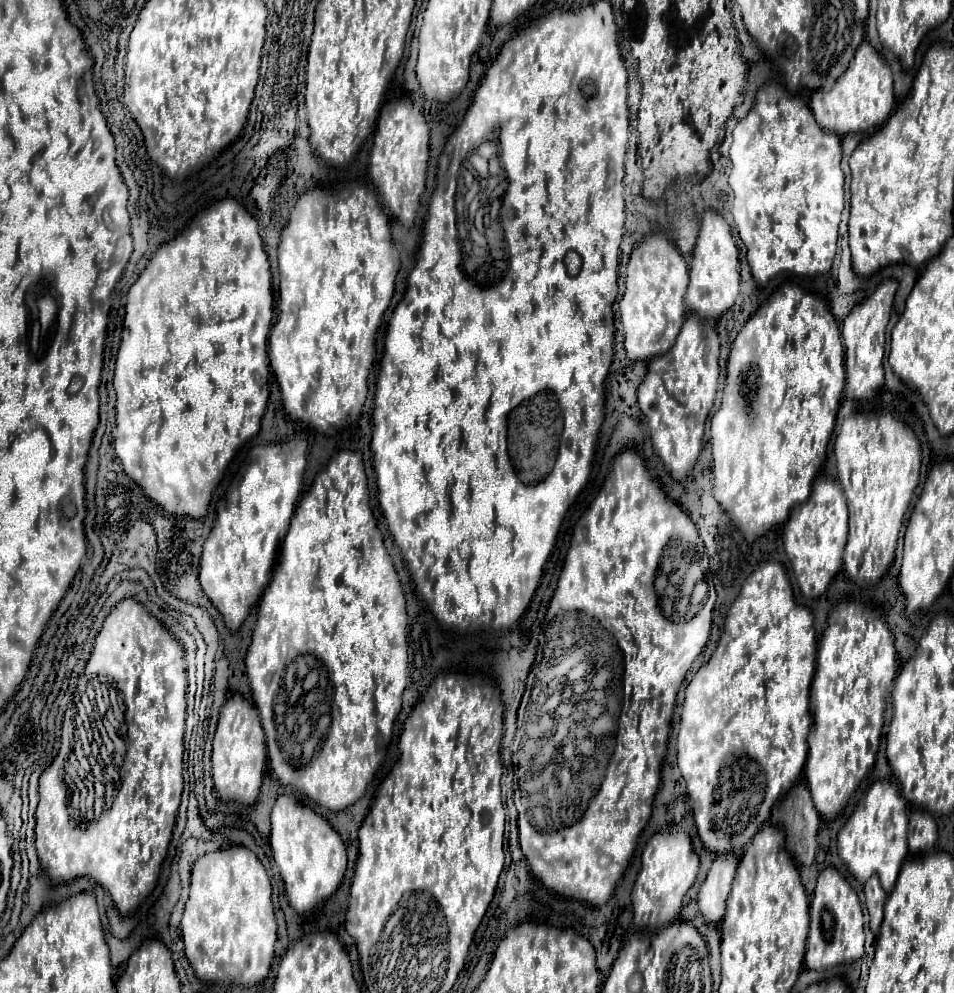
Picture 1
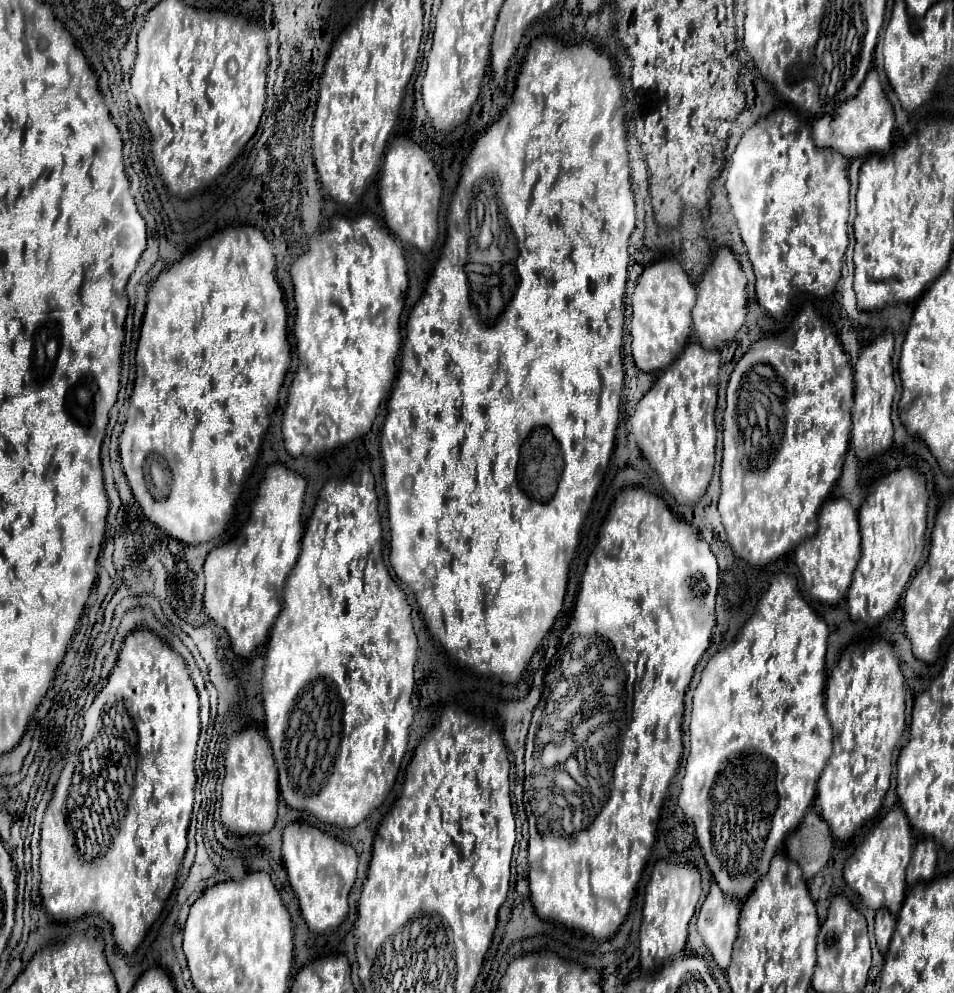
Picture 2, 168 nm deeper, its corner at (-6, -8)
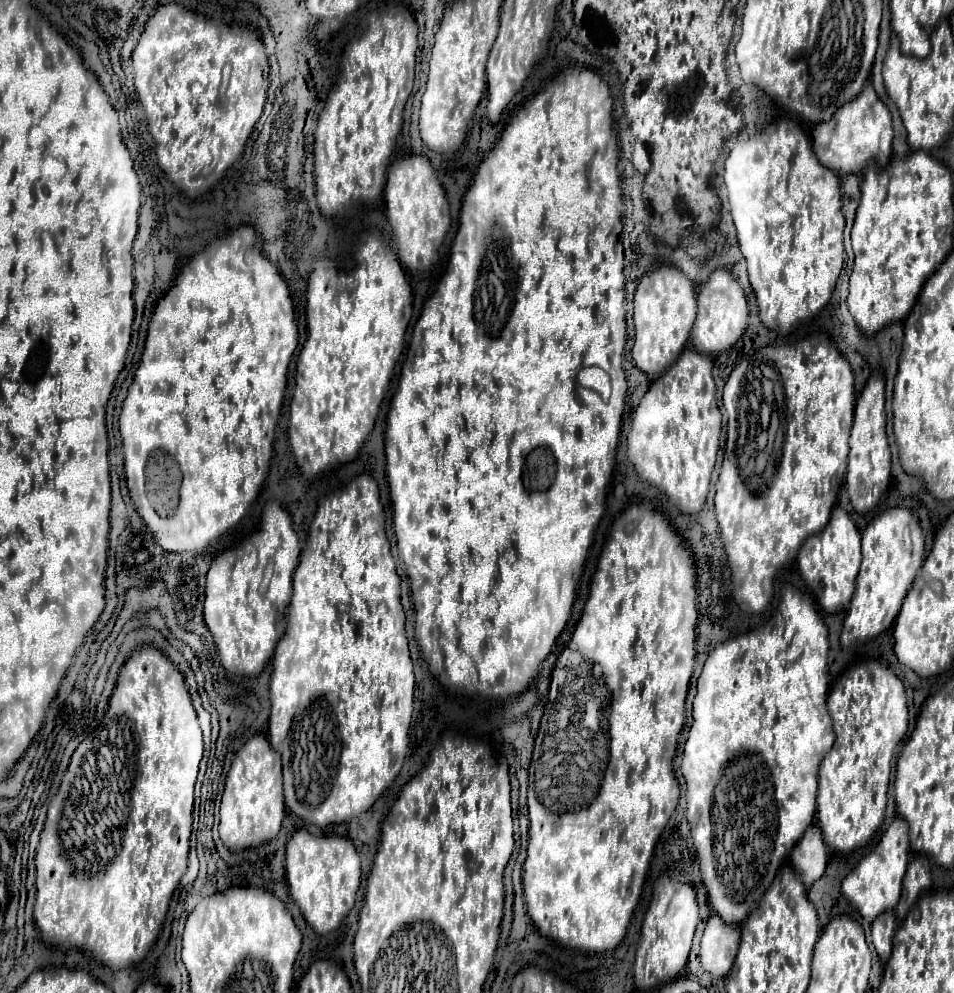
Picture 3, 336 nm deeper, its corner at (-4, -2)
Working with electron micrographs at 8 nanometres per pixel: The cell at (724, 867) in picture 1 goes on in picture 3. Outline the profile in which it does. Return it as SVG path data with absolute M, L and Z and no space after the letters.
M710 913L700 941L702 967L714 977L724 977L738 953L740 925L726 925L716 913Z

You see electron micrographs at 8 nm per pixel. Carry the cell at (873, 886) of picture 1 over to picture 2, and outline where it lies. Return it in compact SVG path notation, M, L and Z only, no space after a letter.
M880 909L880 913L876 913L874 937L876 937L876 947L880 949L882 955L886 955L886 951L888 951L894 927L896 927L896 919L888 913L888 909Z

